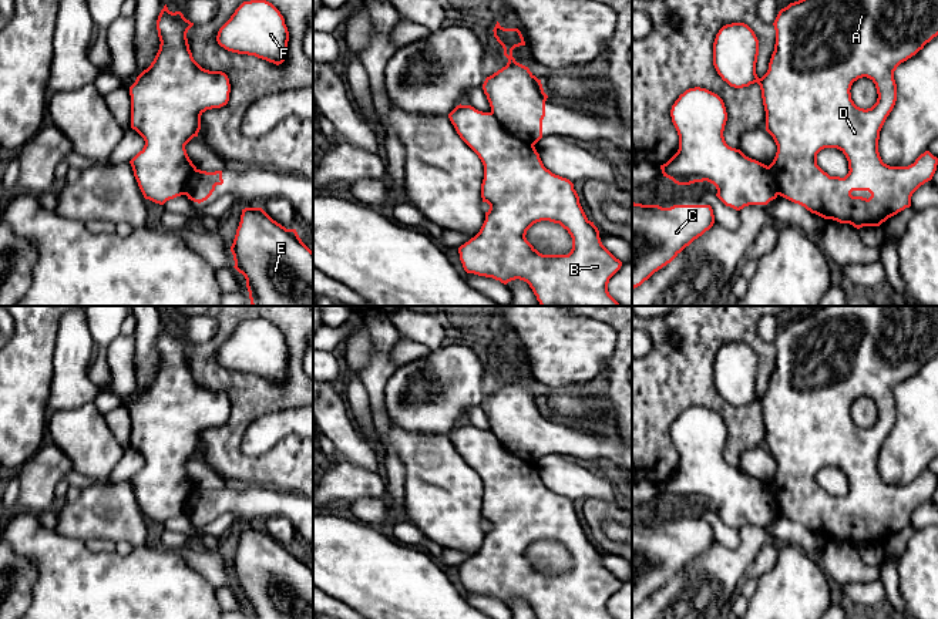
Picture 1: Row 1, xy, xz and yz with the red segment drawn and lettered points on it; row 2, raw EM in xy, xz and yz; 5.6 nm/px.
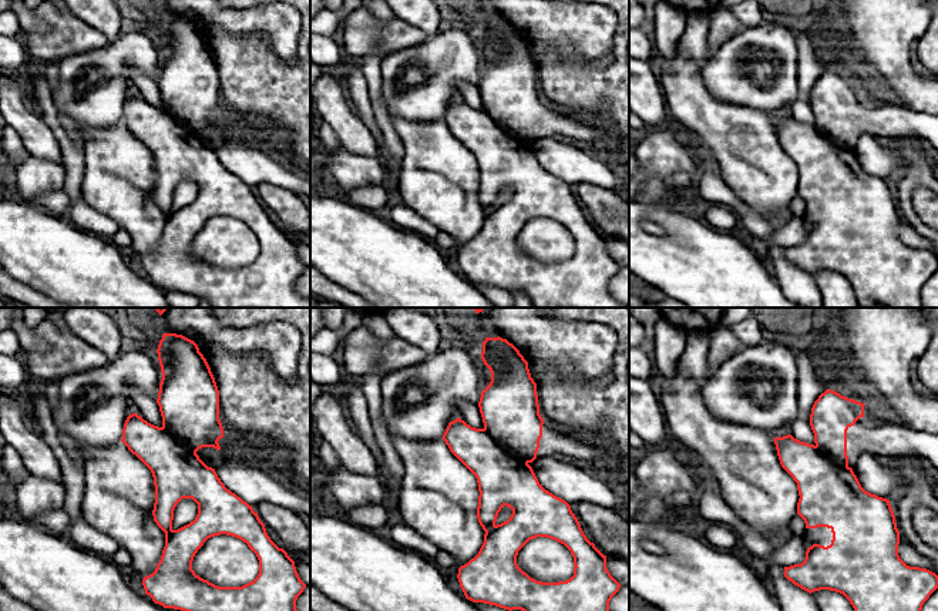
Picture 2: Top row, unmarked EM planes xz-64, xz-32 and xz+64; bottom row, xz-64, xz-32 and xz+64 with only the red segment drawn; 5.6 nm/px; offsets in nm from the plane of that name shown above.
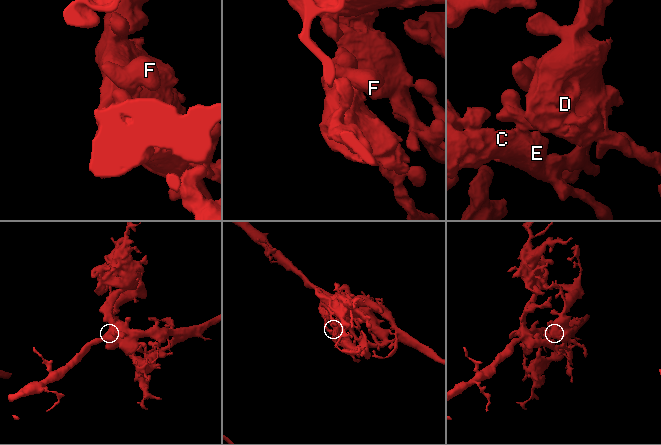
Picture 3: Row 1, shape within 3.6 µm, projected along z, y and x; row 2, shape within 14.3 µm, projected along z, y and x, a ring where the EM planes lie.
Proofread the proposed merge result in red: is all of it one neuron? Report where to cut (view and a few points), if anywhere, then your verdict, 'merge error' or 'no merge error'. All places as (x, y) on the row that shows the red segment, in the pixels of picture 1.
no cut | no merge error

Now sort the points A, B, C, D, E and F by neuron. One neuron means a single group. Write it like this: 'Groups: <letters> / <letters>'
Groups: A B C D E F

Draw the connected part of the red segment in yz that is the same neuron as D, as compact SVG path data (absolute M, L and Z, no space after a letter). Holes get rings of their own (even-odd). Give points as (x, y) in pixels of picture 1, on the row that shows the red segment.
M799 0L781 9L773 26L774 51L769 70L762 78L756 74L759 40L747 24L723 26L713 43L713 65L723 81L734 88L754 83L760 85L766 131L777 145L773 162L767 166L729 147L723 137L727 121L723 100L706 88L695 87L680 94L672 105L670 117L679 135L679 149L660 165L663 176L678 185L707 181L716 186L716 196L736 211L749 205L767 205L780 195L824 219L850 223L857 229L880 226L888 218L910 208L912 194L932 179L938 158L925 151L908 166L890 166L880 157L878 139L897 101L894 71L938 36L938 0ZM863 77L875 84L878 94L877 102L867 110L857 107L850 92L853 83ZM824 148L837 148L845 155L850 171L844 178L830 176L817 165L817 154Z

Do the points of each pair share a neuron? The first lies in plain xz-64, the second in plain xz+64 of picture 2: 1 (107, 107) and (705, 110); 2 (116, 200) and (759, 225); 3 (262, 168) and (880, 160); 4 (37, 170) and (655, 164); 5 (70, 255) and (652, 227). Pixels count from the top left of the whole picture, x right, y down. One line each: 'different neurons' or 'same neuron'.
1: different neurons
2: different neurons
3: same neuron
4: same neuron
5: different neurons

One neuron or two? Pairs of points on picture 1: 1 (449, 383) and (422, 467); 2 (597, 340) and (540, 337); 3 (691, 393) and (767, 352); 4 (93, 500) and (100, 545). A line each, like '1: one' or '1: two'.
1: two
2: one
3: one
4: two

